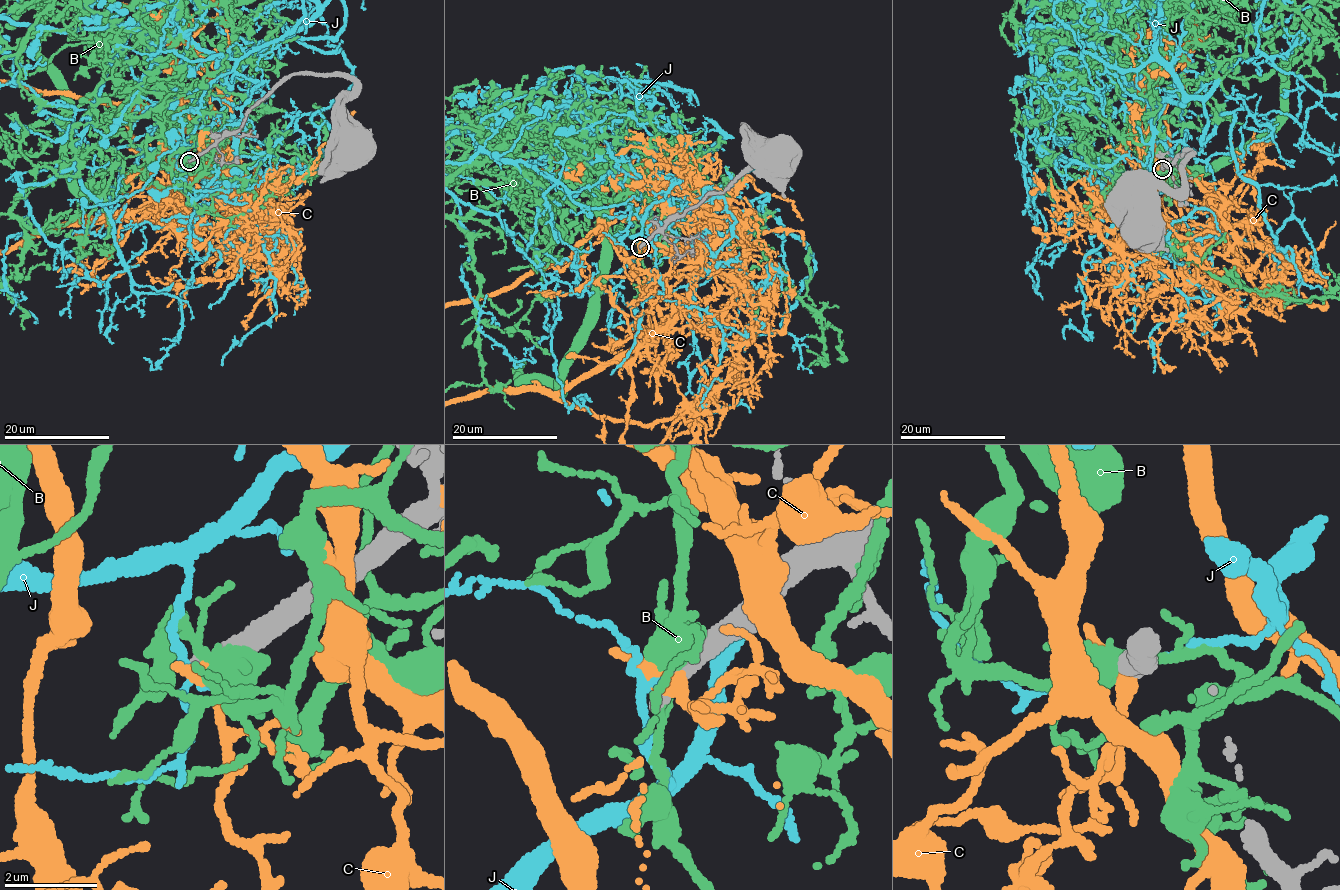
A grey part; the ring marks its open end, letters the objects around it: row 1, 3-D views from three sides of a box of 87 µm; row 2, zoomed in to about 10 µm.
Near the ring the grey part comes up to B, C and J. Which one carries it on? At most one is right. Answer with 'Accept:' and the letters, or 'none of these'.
Accept: none of these

